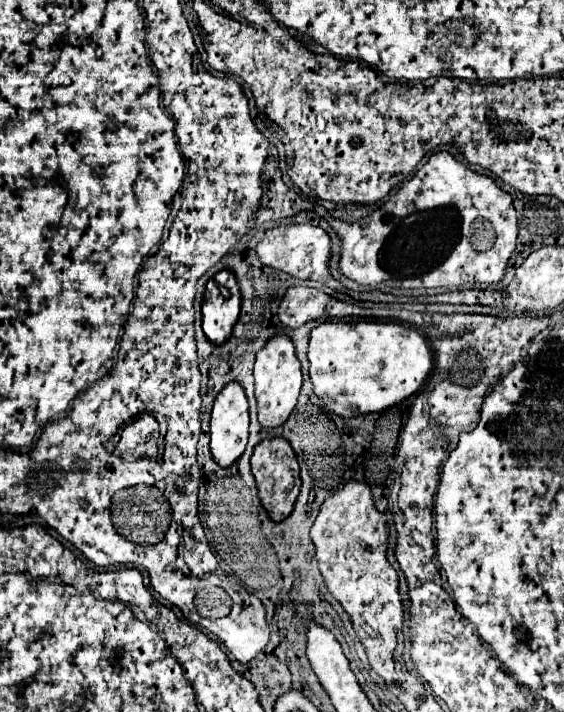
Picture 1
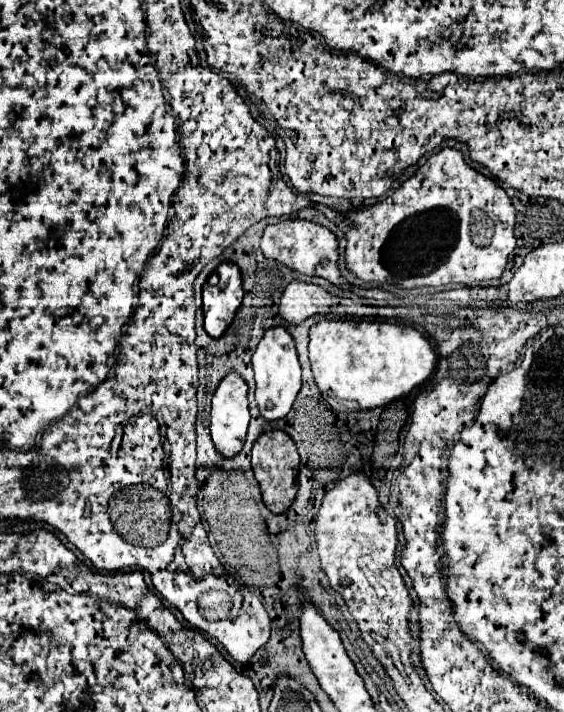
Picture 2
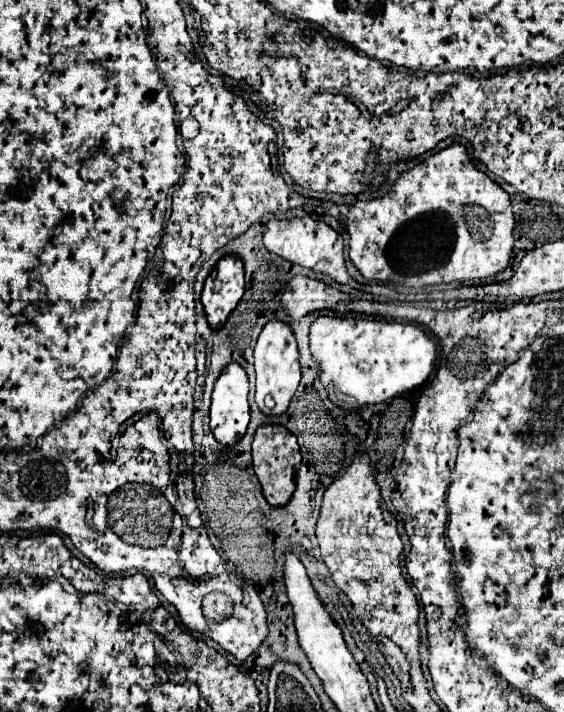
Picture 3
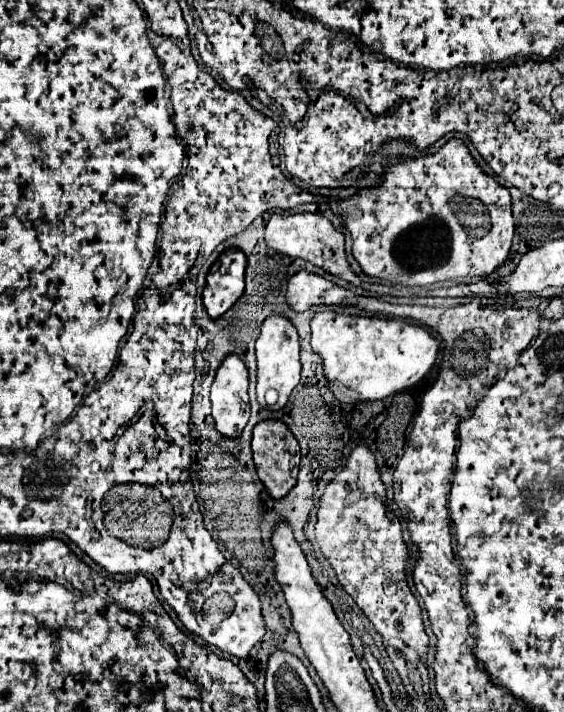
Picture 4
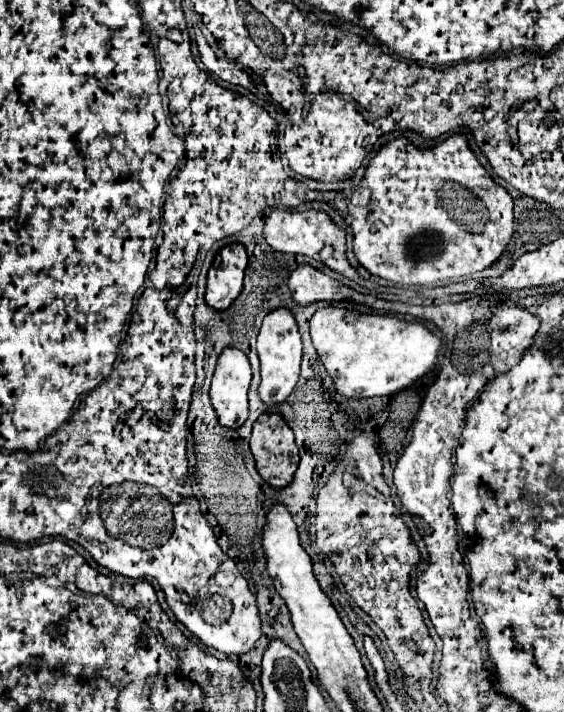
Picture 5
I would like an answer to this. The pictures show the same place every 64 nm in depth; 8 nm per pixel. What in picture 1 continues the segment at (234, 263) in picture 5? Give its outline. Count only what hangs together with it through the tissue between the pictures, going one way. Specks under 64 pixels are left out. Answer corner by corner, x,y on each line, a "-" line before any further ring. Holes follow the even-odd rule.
220,270
208,280
202,300
202,328
210,342
222,344
228,340
240,314
240,302
242,294
236,276
230,270

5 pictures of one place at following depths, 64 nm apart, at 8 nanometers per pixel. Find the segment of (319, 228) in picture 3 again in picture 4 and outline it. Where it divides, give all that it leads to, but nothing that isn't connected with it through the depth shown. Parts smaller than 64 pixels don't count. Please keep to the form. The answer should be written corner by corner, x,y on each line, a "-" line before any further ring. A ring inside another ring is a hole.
304,212
304,214
272,214
268,224
266,224
266,244
286,256
292,258
304,258
328,272
332,272
334,276
340,276
346,282
352,282
354,286
362,286
362,280
350,270
346,254
344,254
344,234
338,232
328,218
324,218
322,214
312,214
312,212
-
324,248
332,250
332,258
324,260
322,252

